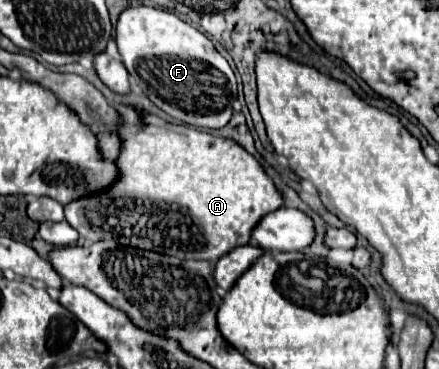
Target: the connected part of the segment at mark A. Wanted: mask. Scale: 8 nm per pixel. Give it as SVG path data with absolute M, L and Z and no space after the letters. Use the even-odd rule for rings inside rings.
M119 106L117 108L123 114L123 122L121 122L121 156L117 158L119 170L121 170L121 178L119 182L109 188L107 192L101 194L93 194L89 198L81 198L75 200L71 204L65 206L65 218L67 222L89 242L97 242L97 240L117 240L125 246L135 246L135 248L143 248L143 250L153 250L159 254L167 254L167 256L177 256L183 260L209 260L209 262L217 262L223 254L229 254L233 248L237 246L245 246L251 242L251 230L261 222L263 216L267 216L269 212L275 212L277 208L283 206L283 194L275 188L275 182L271 180L271 176L263 170L263 166L259 164L259 160L255 156L251 156L247 150L243 150L243 146L239 146L235 140L229 138L221 138L221 136L213 136L209 132L197 130L193 126L183 126L183 124L169 124L157 116L139 116L137 112Z

